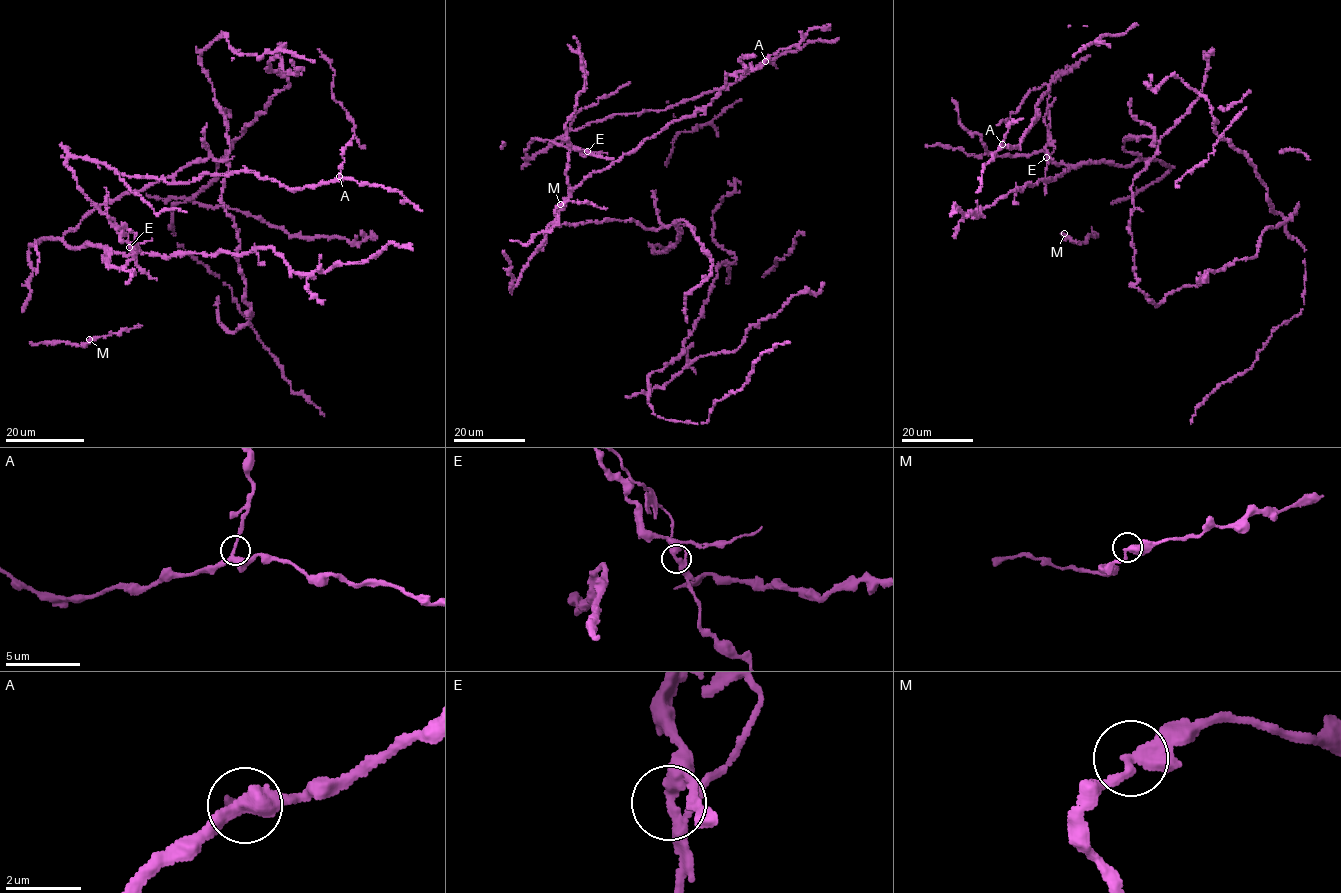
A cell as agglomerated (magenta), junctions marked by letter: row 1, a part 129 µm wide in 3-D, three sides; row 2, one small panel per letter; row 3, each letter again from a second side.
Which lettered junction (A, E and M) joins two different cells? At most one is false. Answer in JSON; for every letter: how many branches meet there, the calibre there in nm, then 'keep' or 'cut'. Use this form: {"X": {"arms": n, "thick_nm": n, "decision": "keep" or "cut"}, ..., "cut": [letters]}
{"A": {"arms": 3, "thick_nm": 240, "decision": "keep"}, "E": {"arms": 3, "thick_nm": 320, "decision": "cut"}, "M": {"arms": 3, "thick_nm": 280, "decision": "keep"}, "cut": ["E"]}

